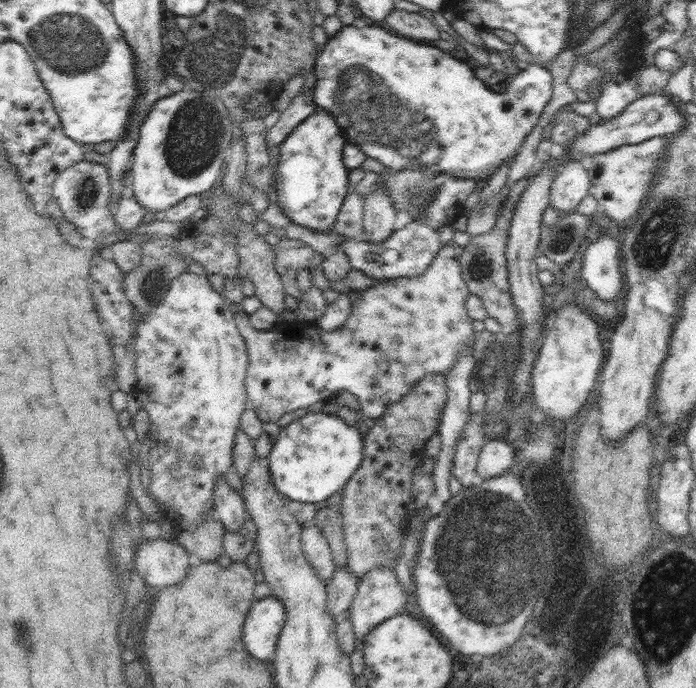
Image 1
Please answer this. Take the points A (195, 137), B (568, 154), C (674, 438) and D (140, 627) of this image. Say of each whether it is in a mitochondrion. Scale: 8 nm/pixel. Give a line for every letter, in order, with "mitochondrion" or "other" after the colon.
A: mitochondrion
B: other
C: other
D: other

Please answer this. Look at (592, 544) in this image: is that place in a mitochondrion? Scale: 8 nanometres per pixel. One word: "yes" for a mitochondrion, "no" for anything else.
no

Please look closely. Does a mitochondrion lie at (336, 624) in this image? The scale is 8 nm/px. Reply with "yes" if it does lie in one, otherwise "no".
no

